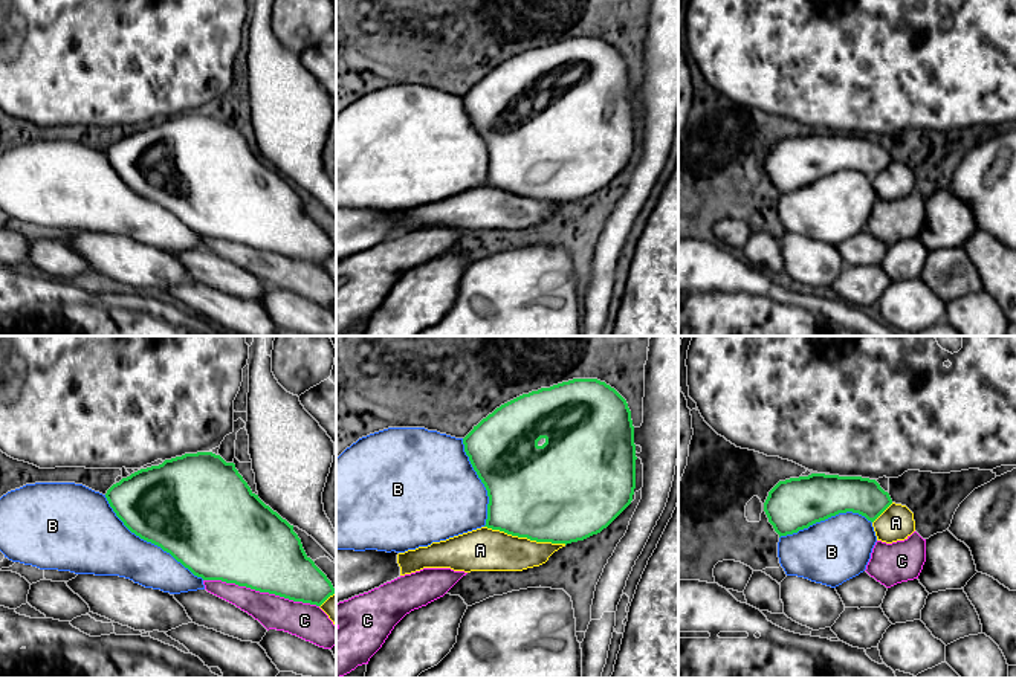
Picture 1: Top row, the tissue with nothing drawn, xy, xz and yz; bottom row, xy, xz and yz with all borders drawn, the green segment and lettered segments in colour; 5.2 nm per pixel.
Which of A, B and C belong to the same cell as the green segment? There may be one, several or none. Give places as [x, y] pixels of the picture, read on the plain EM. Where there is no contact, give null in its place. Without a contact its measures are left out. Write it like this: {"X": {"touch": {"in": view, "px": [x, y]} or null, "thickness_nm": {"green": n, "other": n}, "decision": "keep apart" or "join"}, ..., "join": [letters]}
{"A": {"touch": {"in": "xz", "px": [526, 194]}, "thickness_nm": {"green": 500, "other": 220}, "decision": "keep apart"}, "B": {"touch": {"in": "xy", "px": [150, 199]}, "thickness_nm": {"green": 500, "other": 320}, "decision": "keep apart"}, "C": {"touch": {"in": "xy", "px": [262, 249]}, "thickness_nm": {"green": 440, "other": 180}, "decision": "keep apart"}, "join": []}

